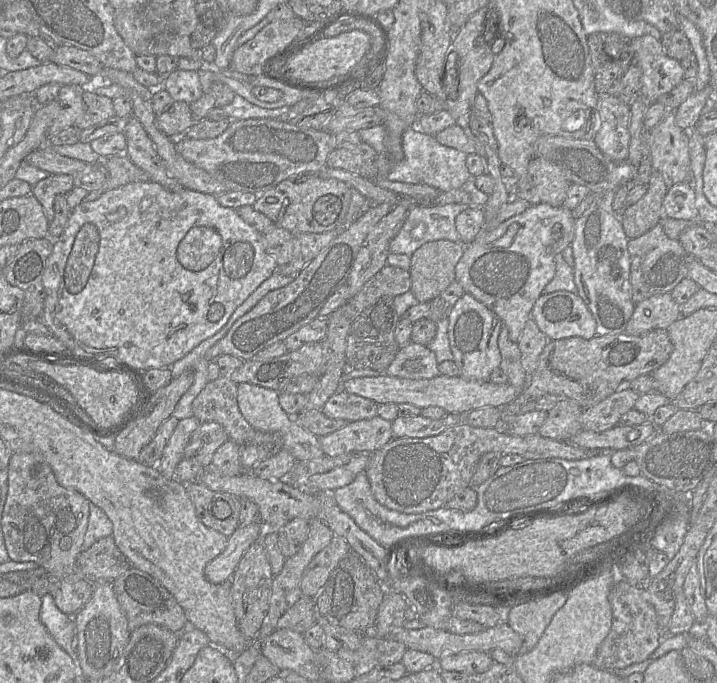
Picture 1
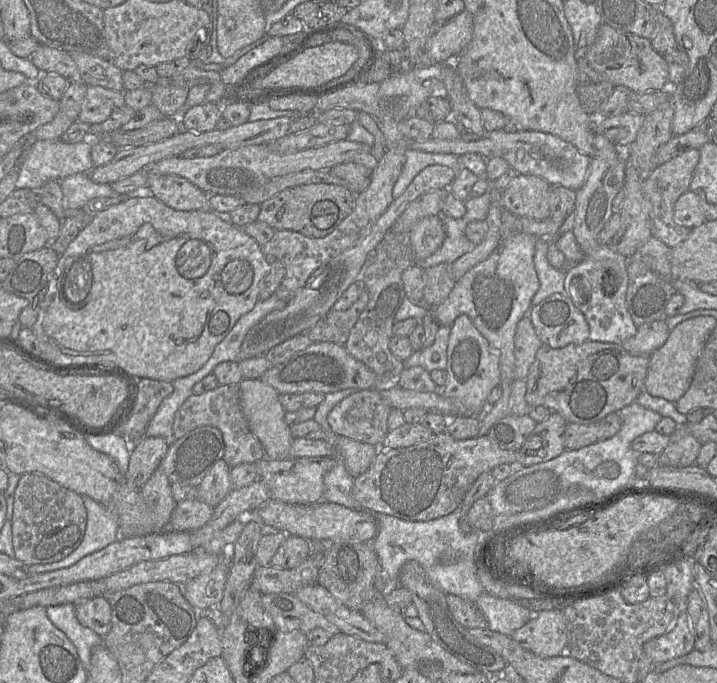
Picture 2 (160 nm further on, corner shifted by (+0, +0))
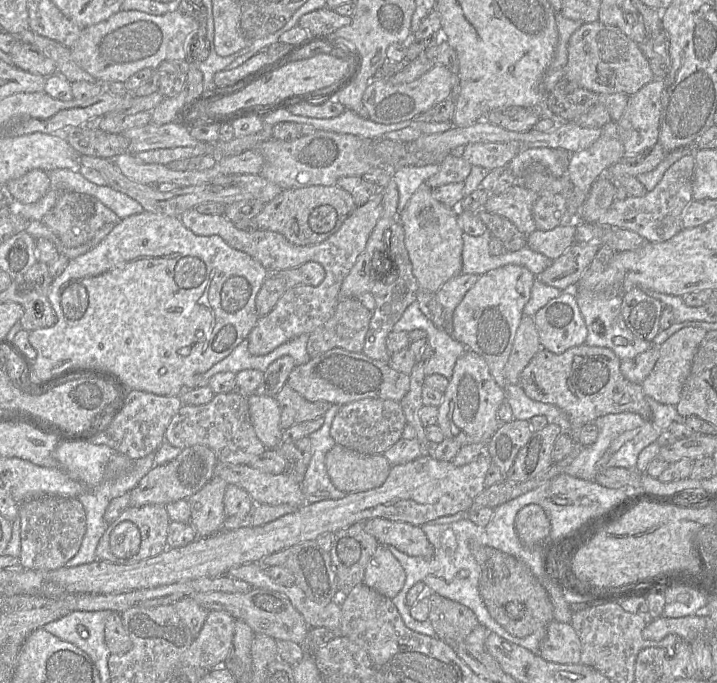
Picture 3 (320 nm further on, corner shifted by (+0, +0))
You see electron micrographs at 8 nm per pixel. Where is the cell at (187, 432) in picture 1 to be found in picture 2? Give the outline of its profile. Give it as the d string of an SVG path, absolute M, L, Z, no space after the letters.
M157 467L140 493L144 502L140 502L139 508L122 512L118 517L117 540L158 534L168 529L176 502L166 474Z

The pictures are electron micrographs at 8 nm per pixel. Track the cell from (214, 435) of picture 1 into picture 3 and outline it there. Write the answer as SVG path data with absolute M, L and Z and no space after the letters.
M194 445L181 450L172 461L154 466L130 491L129 507L144 505L164 505L182 499L188 499L198 492L214 477L214 469L218 459L212 449L205 445Z

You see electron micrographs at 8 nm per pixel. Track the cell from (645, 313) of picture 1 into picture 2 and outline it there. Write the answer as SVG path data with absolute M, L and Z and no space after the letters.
M665 318L643 324L637 328L636 334L621 345L635 356L650 356L655 350L663 346L669 336Z

